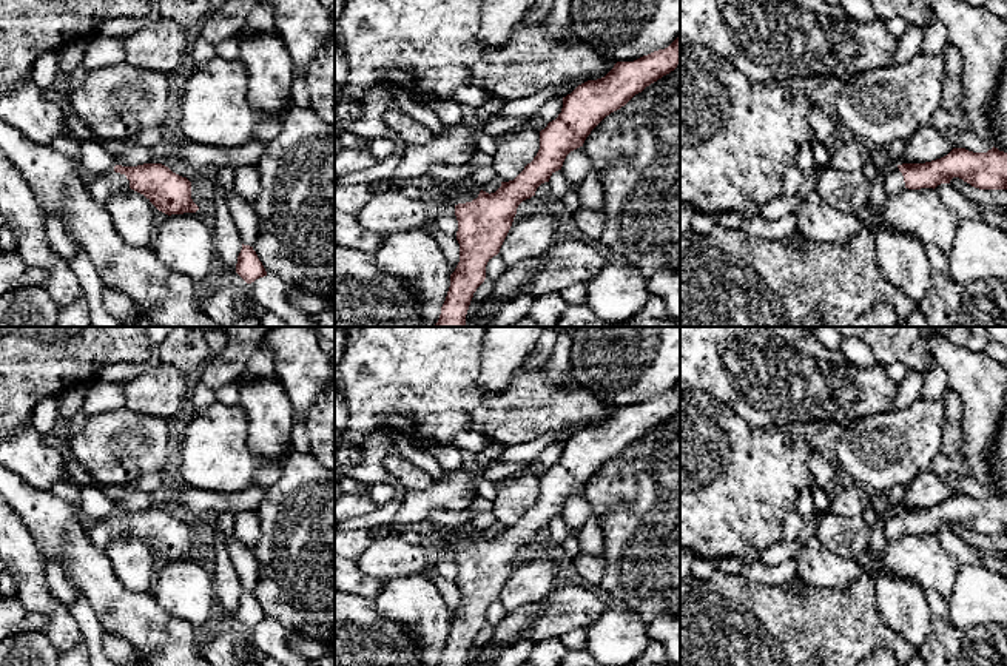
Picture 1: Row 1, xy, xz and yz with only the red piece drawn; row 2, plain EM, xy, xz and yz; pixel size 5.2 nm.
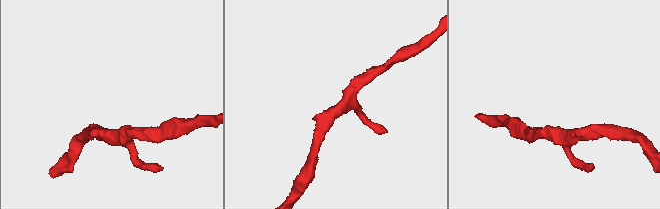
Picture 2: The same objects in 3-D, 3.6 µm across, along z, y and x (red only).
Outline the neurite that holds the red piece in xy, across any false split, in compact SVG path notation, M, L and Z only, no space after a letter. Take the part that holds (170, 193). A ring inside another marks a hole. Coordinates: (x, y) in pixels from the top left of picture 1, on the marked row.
M162 163L116 165L106 174L88 177L89 197L103 207L114 193L128 188L143 194L159 211L168 216L199 210L191 199L191 182Z

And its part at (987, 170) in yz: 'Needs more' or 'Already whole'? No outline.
Needs more

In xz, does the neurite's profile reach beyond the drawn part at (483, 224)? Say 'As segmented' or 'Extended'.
Extended

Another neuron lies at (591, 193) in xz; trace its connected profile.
M592 170L578 187L580 207L589 211L598 211L605 202L600 173Z

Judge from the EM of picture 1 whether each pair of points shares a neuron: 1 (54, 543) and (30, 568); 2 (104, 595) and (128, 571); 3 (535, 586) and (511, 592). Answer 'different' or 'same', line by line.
1: different
2: different
3: same

